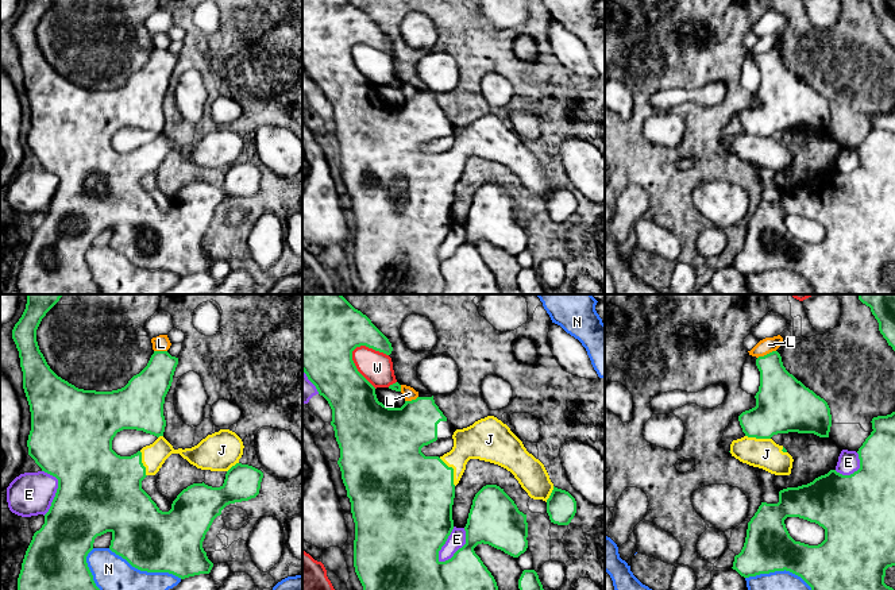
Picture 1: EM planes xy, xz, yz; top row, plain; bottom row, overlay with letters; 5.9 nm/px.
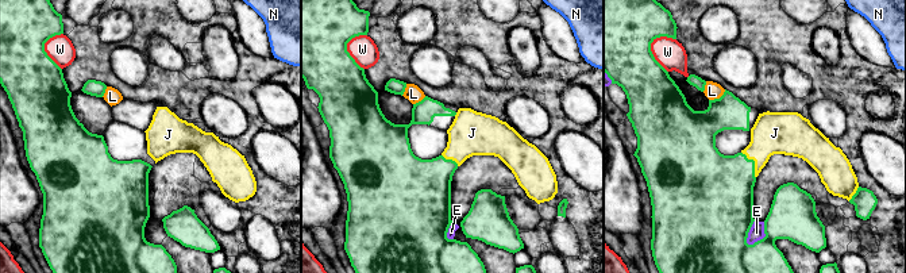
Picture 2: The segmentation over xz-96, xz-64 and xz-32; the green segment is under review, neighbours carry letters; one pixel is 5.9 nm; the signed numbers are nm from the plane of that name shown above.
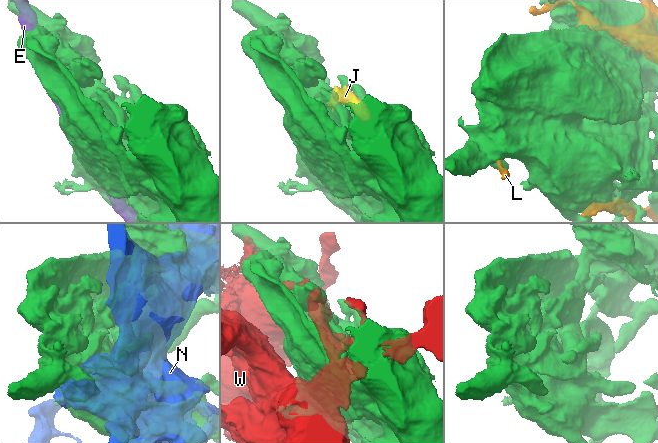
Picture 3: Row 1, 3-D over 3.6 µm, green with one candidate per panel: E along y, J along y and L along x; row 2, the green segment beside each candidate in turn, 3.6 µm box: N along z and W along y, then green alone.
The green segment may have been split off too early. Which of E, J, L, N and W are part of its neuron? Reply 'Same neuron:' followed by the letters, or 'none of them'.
Same neuron: J

